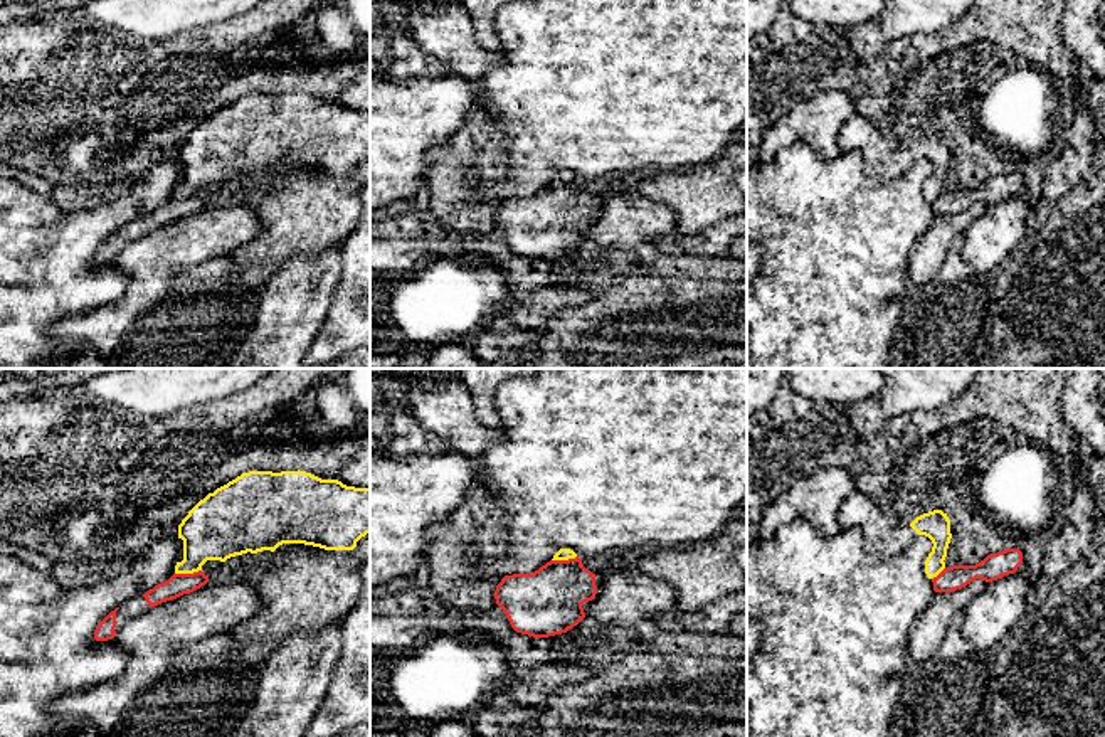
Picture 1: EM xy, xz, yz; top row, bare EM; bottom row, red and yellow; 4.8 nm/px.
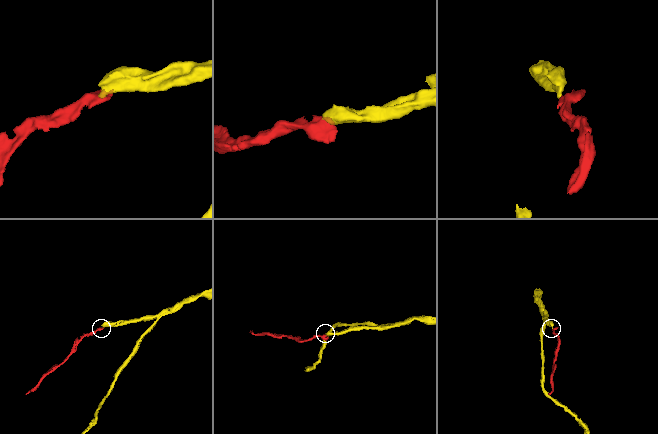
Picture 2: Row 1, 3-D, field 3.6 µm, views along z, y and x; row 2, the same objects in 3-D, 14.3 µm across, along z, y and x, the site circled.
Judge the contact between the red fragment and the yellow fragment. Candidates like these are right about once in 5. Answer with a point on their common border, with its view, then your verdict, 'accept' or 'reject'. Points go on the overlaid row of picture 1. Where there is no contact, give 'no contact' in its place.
meets red in xy at (187, 574); reject

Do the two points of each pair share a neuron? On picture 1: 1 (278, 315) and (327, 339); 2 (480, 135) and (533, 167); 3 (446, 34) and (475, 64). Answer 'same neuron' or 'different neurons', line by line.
1: different neurons
2: different neurons
3: same neuron

